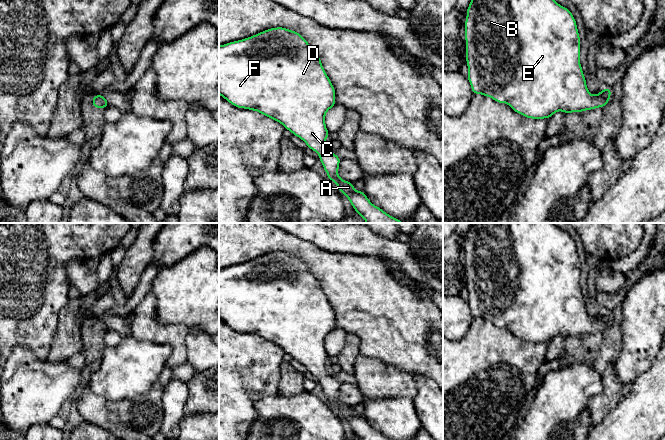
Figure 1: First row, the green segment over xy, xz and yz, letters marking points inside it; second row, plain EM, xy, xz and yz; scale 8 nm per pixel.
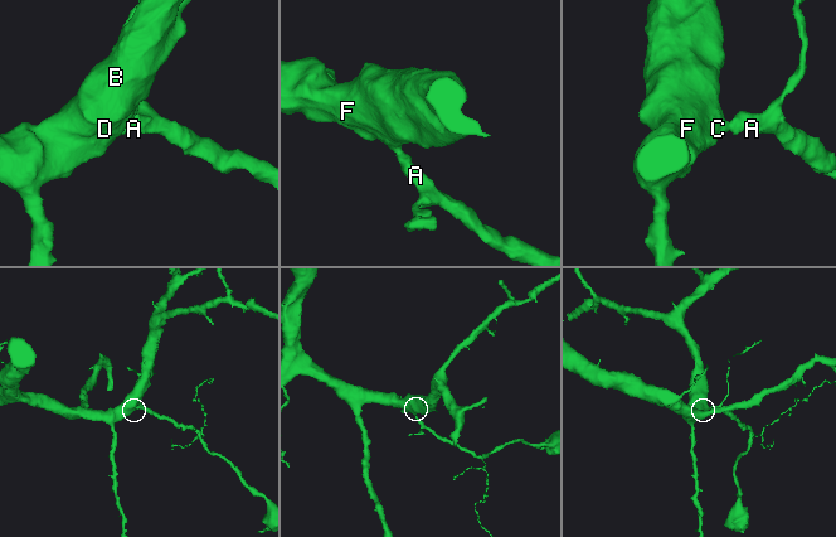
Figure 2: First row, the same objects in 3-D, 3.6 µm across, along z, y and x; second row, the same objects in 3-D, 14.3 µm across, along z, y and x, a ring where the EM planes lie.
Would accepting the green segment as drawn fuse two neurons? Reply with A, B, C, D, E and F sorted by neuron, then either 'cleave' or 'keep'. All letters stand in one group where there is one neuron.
groups A B C D E F; keep

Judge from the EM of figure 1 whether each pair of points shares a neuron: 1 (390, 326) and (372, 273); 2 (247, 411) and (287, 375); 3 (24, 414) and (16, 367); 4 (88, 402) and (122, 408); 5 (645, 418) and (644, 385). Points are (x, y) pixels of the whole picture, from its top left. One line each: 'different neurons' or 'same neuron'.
1: same neuron
2: different neurons
3: same neuron
4: different neurons
5: same neuron

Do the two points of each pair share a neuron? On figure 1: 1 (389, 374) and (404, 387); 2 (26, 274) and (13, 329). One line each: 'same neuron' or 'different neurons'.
1: same neuron
2: same neuron

